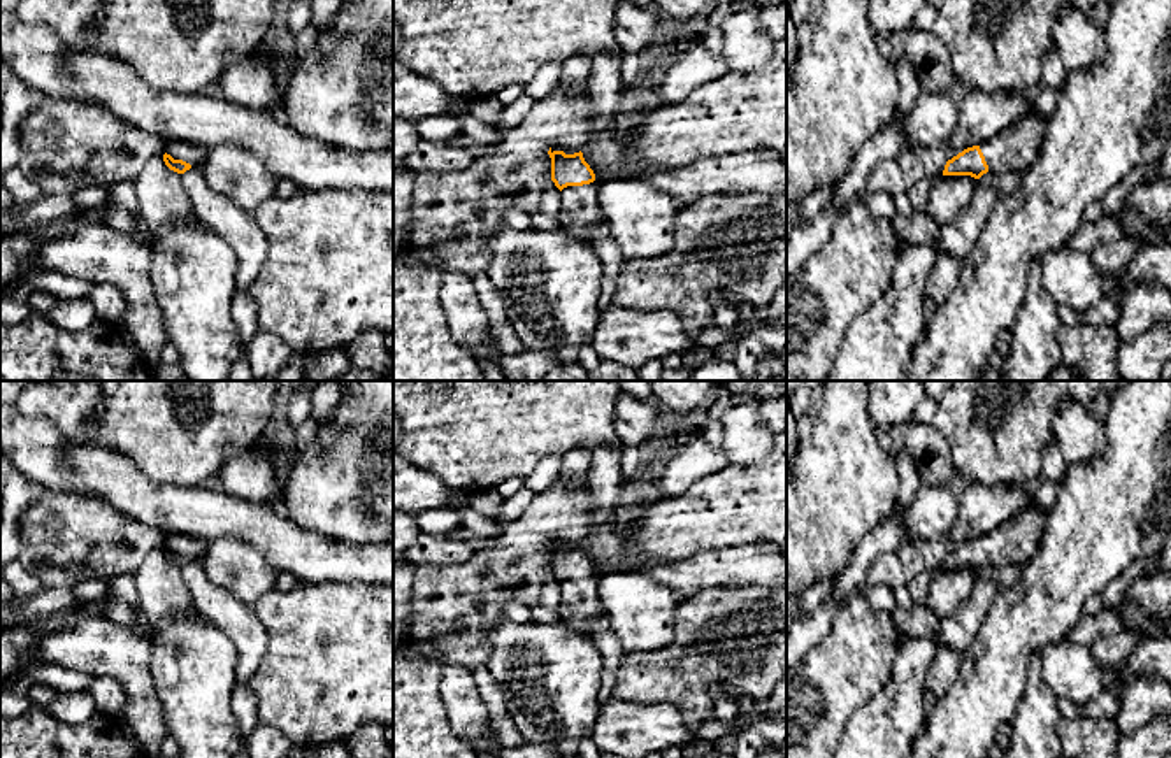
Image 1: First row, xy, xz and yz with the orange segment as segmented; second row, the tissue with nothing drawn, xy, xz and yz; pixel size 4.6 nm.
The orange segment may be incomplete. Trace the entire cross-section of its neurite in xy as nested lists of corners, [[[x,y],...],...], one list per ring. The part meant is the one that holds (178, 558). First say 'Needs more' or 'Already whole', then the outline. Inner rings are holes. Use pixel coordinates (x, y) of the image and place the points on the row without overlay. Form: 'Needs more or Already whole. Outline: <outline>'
Needs more. Outline: [[[176,533],[167,537],[167,546],[163,547],[163,554],[170,563],[184,567],[193,560],[202,560],[205,547],[207,546],[204,542],[193,537]]]

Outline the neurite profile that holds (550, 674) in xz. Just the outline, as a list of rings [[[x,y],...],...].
[[[600,614],[590,635],[562,621],[521,625],[502,618],[486,626],[486,637],[490,658],[485,667],[504,691],[506,709],[523,740],[564,758],[576,756],[579,739],[593,730],[599,716],[602,670],[616,670],[625,654],[607,616]]]

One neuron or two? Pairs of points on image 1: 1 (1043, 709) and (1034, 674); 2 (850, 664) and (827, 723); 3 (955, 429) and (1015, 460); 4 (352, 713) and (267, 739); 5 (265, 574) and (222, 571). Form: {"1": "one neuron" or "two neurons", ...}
{"1": "one neuron", "2": "one neuron", "3": "one neuron", "4": "two neurons", "5": "one neuron"}

